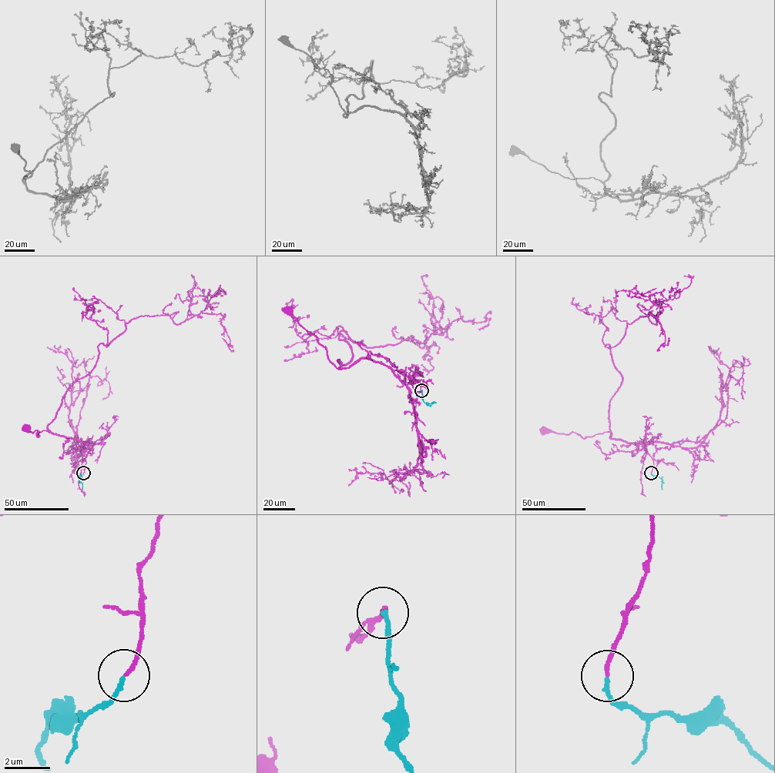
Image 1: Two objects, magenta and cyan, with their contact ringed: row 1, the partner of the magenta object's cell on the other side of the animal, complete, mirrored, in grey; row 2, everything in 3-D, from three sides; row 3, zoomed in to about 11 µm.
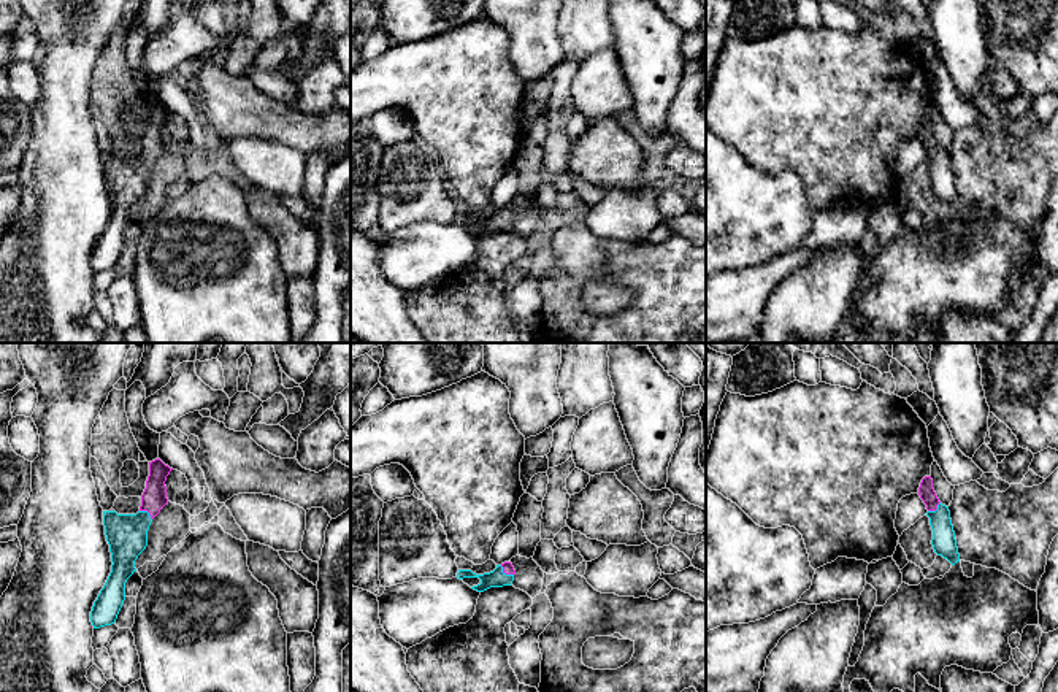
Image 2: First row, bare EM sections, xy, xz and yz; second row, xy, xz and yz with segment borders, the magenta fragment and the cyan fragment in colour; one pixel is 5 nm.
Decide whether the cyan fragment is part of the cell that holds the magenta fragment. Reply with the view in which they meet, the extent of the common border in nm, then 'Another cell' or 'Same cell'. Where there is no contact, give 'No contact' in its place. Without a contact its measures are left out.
Touches magenta in xy. Shared border 80 nm. Same cell

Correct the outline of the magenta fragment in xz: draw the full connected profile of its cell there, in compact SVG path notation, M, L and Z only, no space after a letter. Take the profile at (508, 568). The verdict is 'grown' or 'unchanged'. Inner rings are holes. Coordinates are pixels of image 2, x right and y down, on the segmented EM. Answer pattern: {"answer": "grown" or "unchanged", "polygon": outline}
{"answer": "grown", "polygon": "M504 562L501 565L496 565L496 568L490 573L476 575L471 570L458 570L457 578L479 578L481 582L477 586L473 586L471 589L477 592L484 592L490 587L503 587L511 586L514 581L516 570L511 562Z"}

